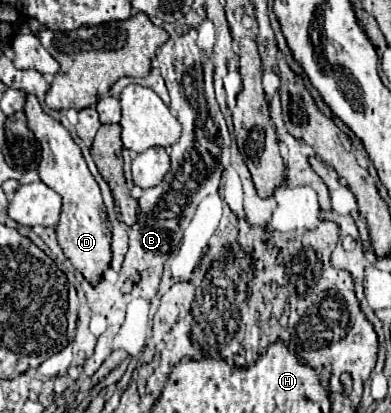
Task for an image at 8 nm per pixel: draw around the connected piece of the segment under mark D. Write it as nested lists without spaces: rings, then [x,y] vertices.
[[[34,94],[26,96],[24,112],[28,118],[28,128],[32,128],[32,134],[36,136],[36,140],[40,142],[40,148],[42,148],[42,158],[38,164],[40,180],[62,196],[62,212],[60,212],[60,220],[56,224],[58,244],[64,250],[66,258],[74,264],[74,268],[80,270],[82,276],[90,284],[96,284],[100,280],[102,272],[108,268],[110,258],[112,258],[110,222],[106,218],[106,208],[104,208],[104,202],[100,196],[100,188],[98,188],[94,176],[90,174],[84,158],[82,158],[82,152],[80,152],[78,144],[72,140],[70,132],[58,120],[54,120],[50,114],[46,114],[42,110],[42,106]]]

